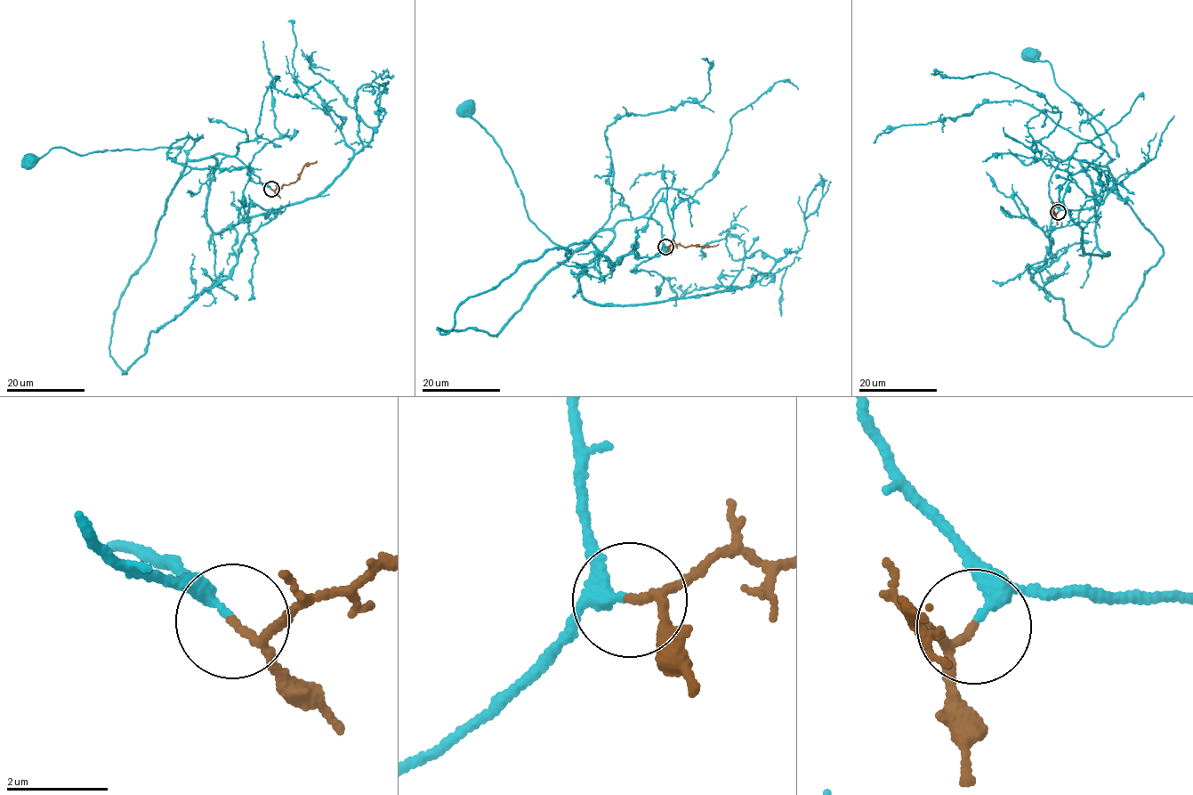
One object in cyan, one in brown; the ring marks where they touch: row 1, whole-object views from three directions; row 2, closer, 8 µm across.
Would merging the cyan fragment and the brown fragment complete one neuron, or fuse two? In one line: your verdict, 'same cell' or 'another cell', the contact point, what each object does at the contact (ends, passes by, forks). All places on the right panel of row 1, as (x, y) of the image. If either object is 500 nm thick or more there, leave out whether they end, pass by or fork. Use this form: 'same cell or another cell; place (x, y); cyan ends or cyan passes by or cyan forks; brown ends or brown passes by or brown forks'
same cell; place (1058, 212); cyan passes by; brown passes by

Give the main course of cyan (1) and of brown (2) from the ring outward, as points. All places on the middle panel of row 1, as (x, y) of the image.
1: (665, 247), (662, 228), (641, 217), (600, 230), (571, 252), (554, 244), (528, 216), (512, 171), (469, 108)
2: (665, 247), (673, 243), (705, 247), (718, 244)

